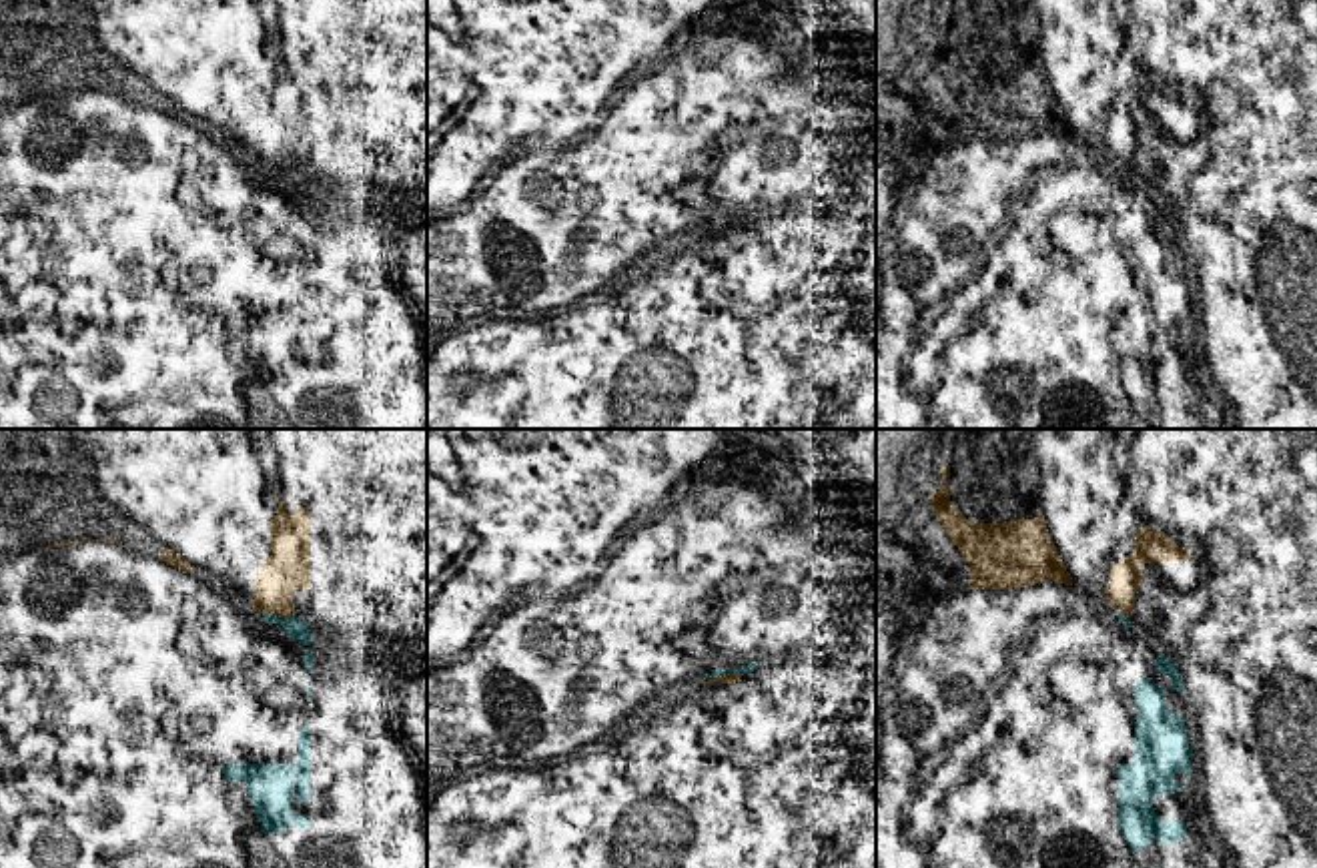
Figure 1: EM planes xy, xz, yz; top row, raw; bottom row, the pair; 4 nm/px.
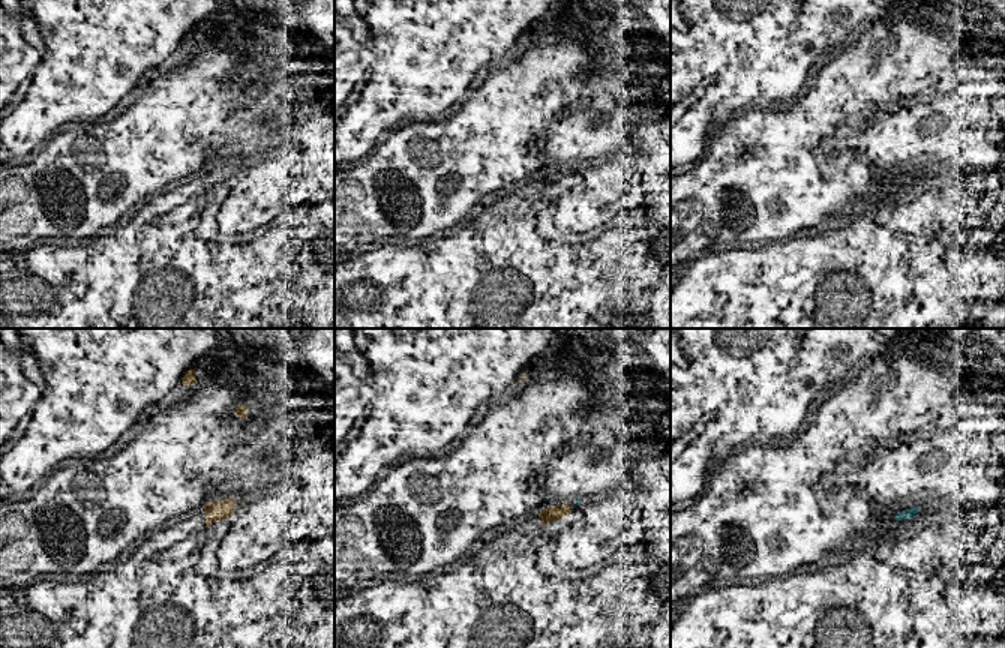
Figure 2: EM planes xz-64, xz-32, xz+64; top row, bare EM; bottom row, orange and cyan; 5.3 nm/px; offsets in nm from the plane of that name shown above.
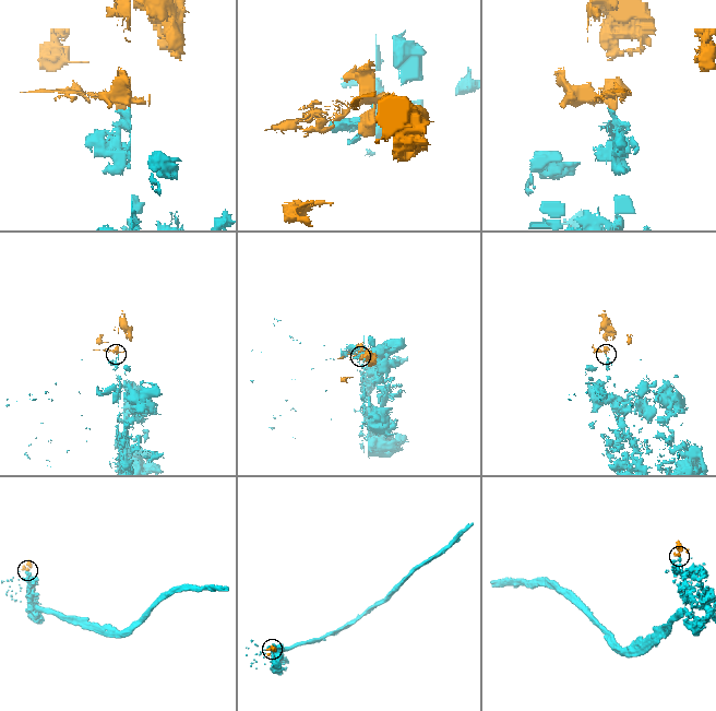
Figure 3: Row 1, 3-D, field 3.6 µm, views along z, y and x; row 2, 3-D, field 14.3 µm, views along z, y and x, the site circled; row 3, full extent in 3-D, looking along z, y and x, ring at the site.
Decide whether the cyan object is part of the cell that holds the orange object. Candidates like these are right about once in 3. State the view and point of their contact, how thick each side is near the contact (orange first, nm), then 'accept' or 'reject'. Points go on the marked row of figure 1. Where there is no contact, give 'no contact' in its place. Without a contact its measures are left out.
meets orange in xz at (722, 676); 50 nm thick on the orange side, 40 nm on the other; reject

